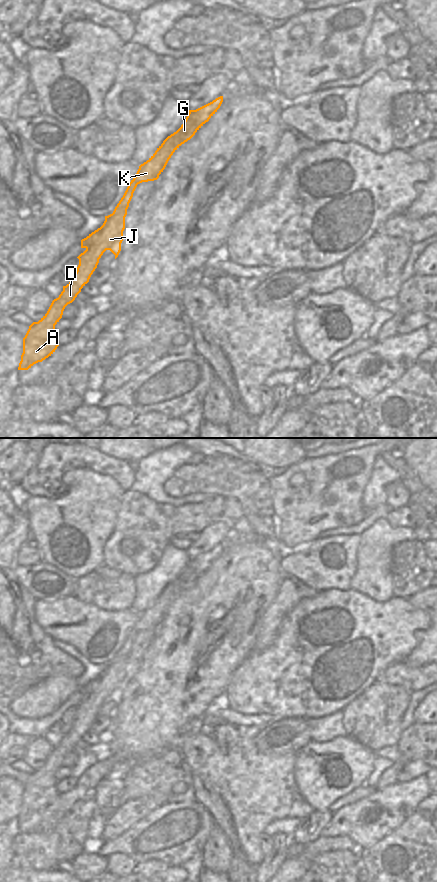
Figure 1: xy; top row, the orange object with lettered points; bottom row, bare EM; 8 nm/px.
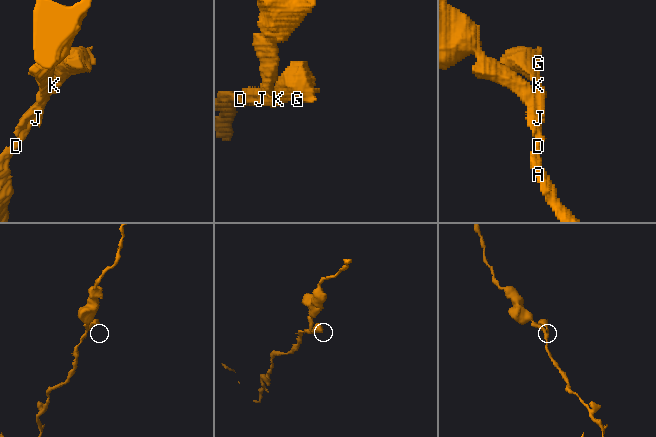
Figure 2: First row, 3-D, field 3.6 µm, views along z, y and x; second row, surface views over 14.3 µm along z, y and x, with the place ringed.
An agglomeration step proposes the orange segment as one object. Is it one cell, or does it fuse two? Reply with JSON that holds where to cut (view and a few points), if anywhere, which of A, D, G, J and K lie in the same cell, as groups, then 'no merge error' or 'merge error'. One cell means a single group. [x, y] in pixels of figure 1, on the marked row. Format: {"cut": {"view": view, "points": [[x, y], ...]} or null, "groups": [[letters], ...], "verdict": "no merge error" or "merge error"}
{"cut": null, "groups": [["A", "D", "G", "J", "K"]], "verdict": "no merge error"}

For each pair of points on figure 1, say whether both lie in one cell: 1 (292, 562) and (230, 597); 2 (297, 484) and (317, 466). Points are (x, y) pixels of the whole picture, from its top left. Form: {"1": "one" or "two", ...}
{"1": "two", "2": "one"}

